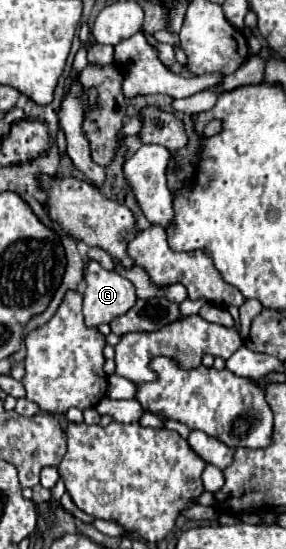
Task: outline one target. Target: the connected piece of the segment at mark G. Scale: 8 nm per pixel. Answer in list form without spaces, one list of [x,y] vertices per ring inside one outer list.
[[[88,261],[84,281],[84,319],[88,327],[110,323],[136,303],[136,287],[116,271],[100,267],[98,261]]]

